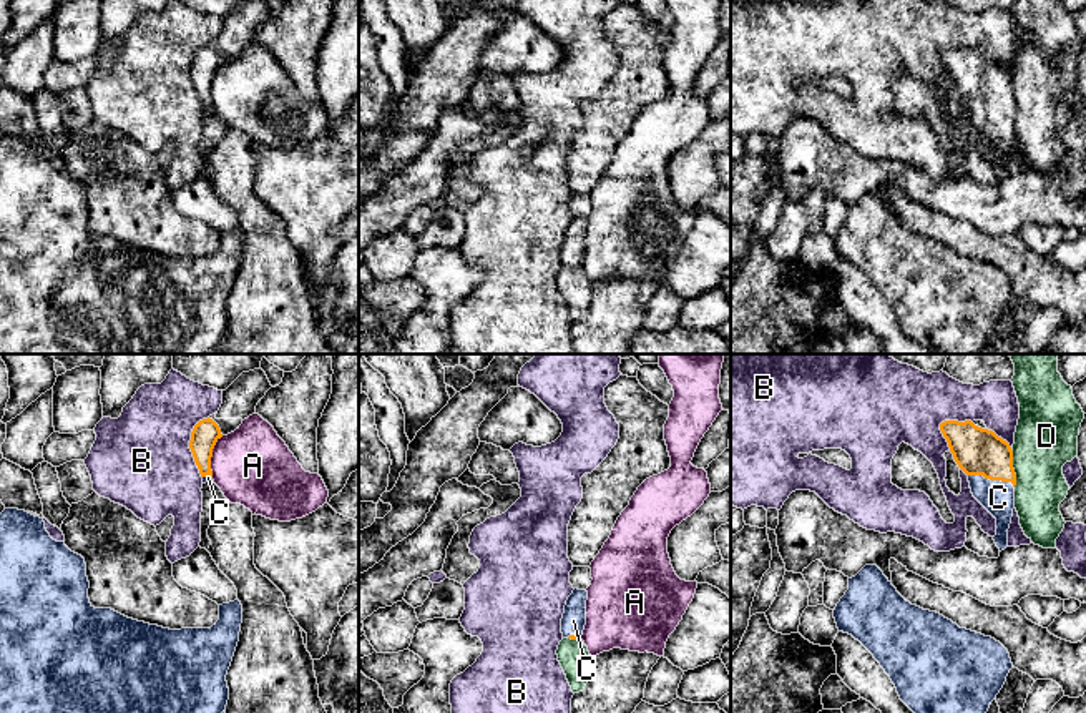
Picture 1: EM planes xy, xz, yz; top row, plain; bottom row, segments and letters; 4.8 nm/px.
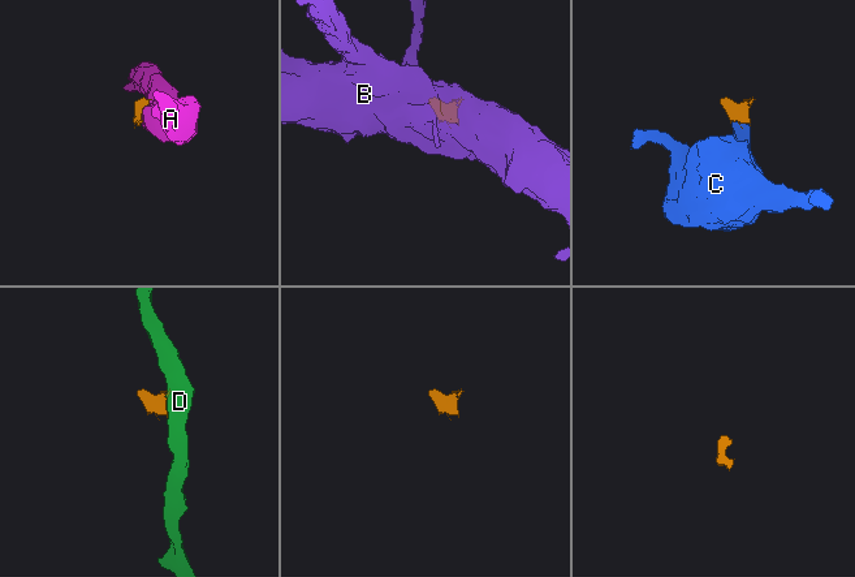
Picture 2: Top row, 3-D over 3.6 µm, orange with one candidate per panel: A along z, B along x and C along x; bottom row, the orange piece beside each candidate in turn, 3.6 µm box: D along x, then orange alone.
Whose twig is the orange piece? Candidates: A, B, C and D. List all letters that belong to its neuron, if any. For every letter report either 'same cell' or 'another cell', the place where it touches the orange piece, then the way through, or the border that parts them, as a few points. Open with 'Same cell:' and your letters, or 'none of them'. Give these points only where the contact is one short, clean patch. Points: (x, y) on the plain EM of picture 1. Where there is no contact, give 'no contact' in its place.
Same cell: C
A: another cell | xy (211, 83)
B: another cell | xy (190, 73)
C: same cell | yz (992, 107) | across yz (977, 78), (988, 90), (992, 107), (998, 125)
D: another cell | yz (1012, 95) | along yz (1010, 77), (1015, 113)

